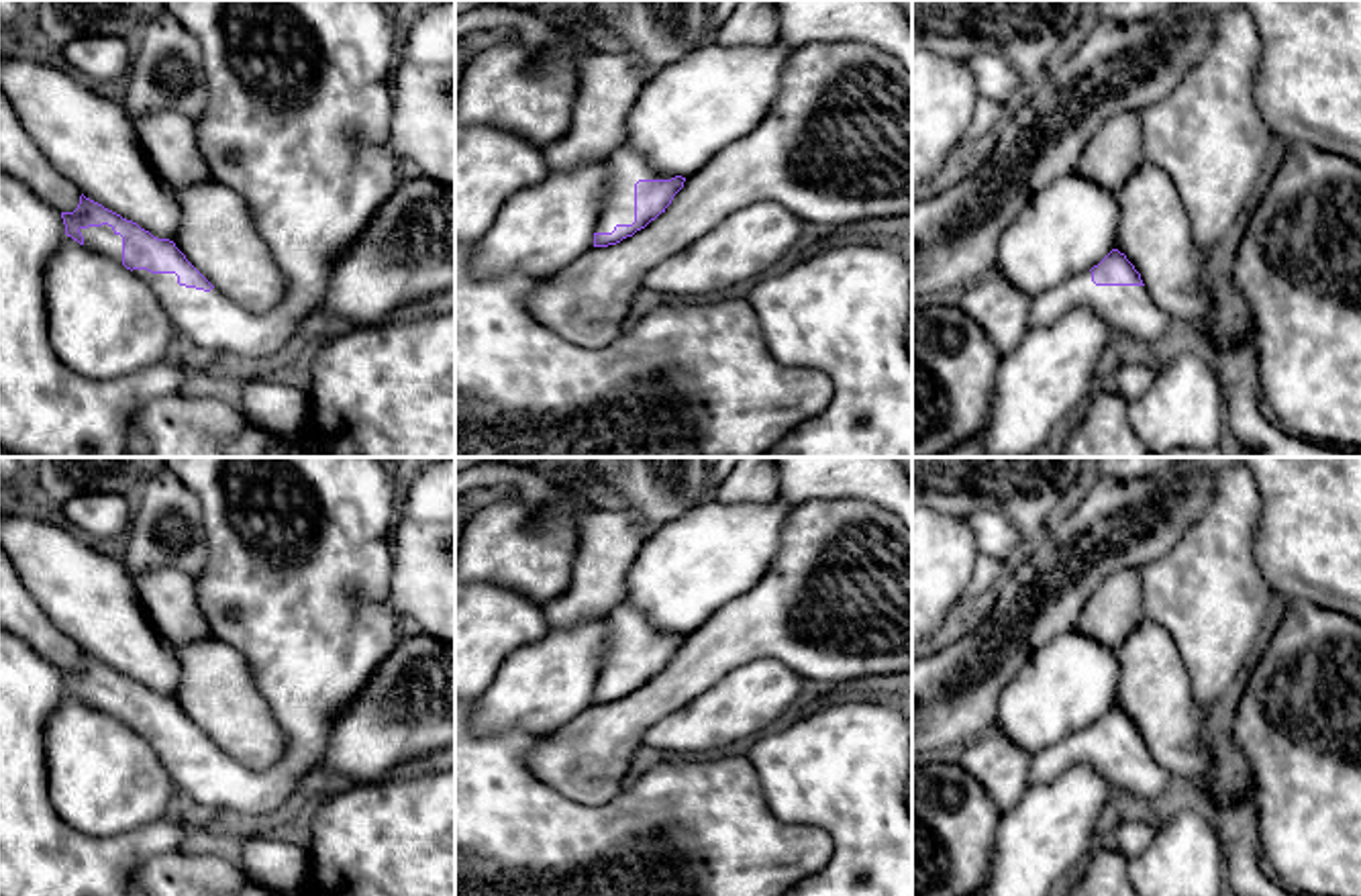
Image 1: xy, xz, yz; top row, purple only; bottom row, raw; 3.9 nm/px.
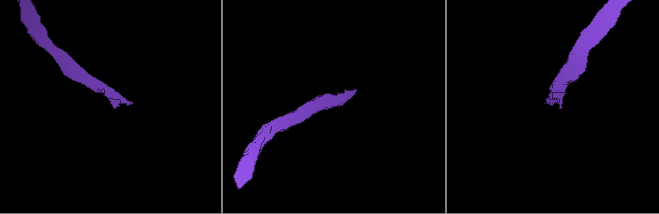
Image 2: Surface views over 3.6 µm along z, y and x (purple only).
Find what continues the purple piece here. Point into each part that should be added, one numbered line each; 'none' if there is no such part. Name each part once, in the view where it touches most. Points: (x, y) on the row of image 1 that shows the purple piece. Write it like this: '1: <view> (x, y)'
1: xz (625, 166)

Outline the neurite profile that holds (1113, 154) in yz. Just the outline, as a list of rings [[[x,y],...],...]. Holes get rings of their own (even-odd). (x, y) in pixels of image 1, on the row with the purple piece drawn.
[[[1141,110],[1110,116],[1088,141],[1077,173],[1116,192],[1143,163]]]

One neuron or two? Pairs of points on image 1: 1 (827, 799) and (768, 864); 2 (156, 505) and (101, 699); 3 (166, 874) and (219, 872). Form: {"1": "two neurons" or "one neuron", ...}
{"1": "two neurons", "2": "two neurons", "3": "one neuron"}

